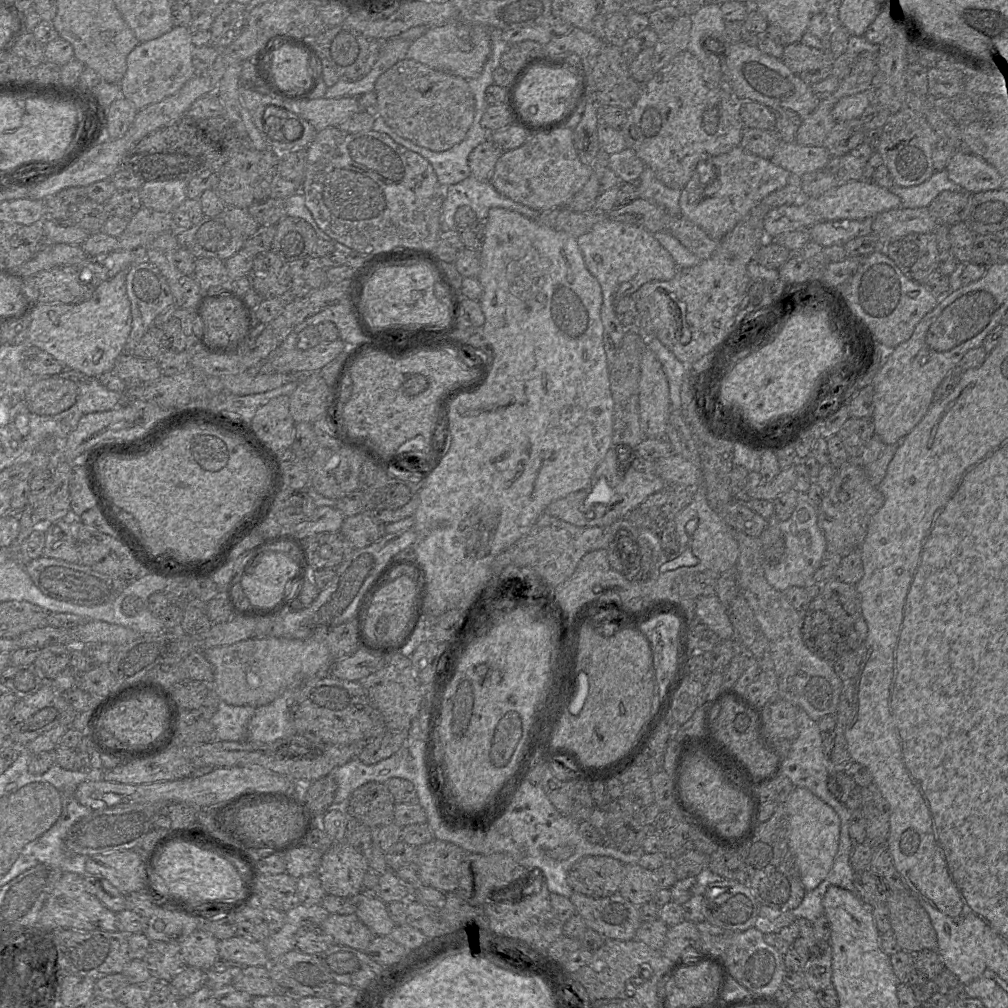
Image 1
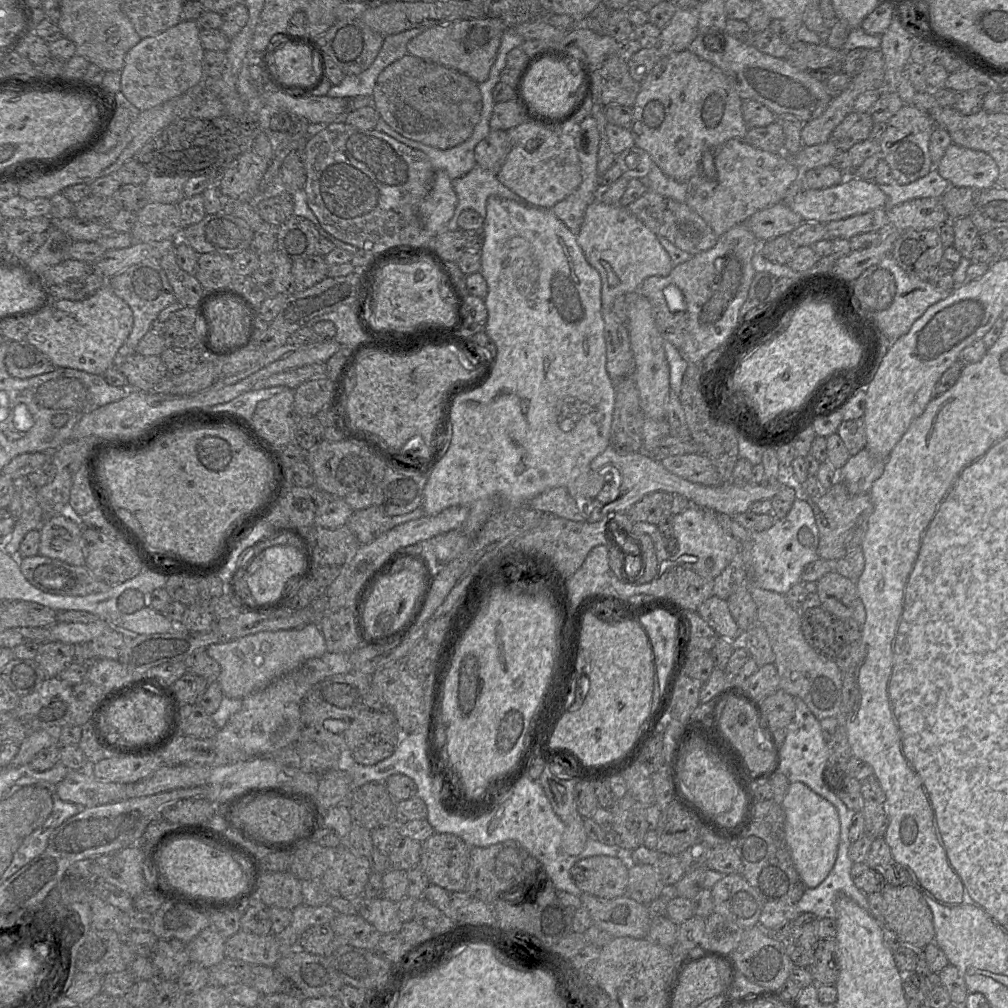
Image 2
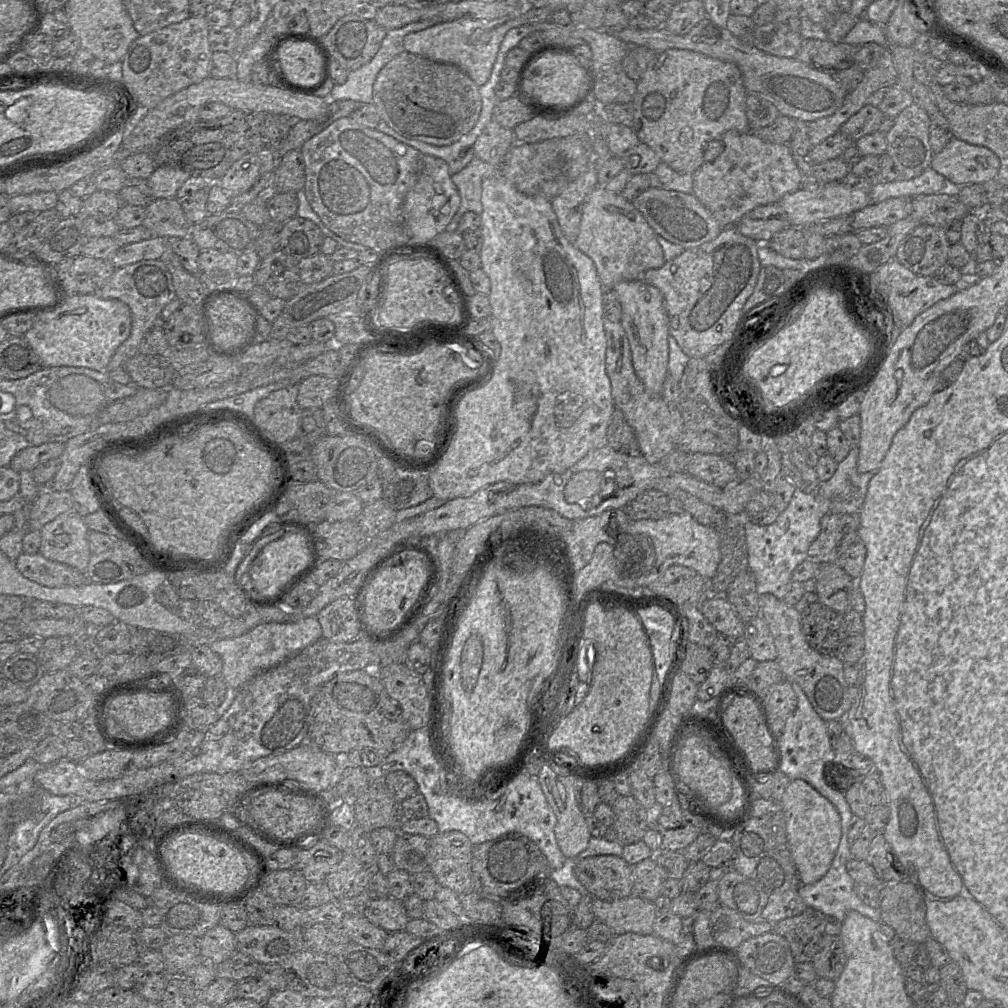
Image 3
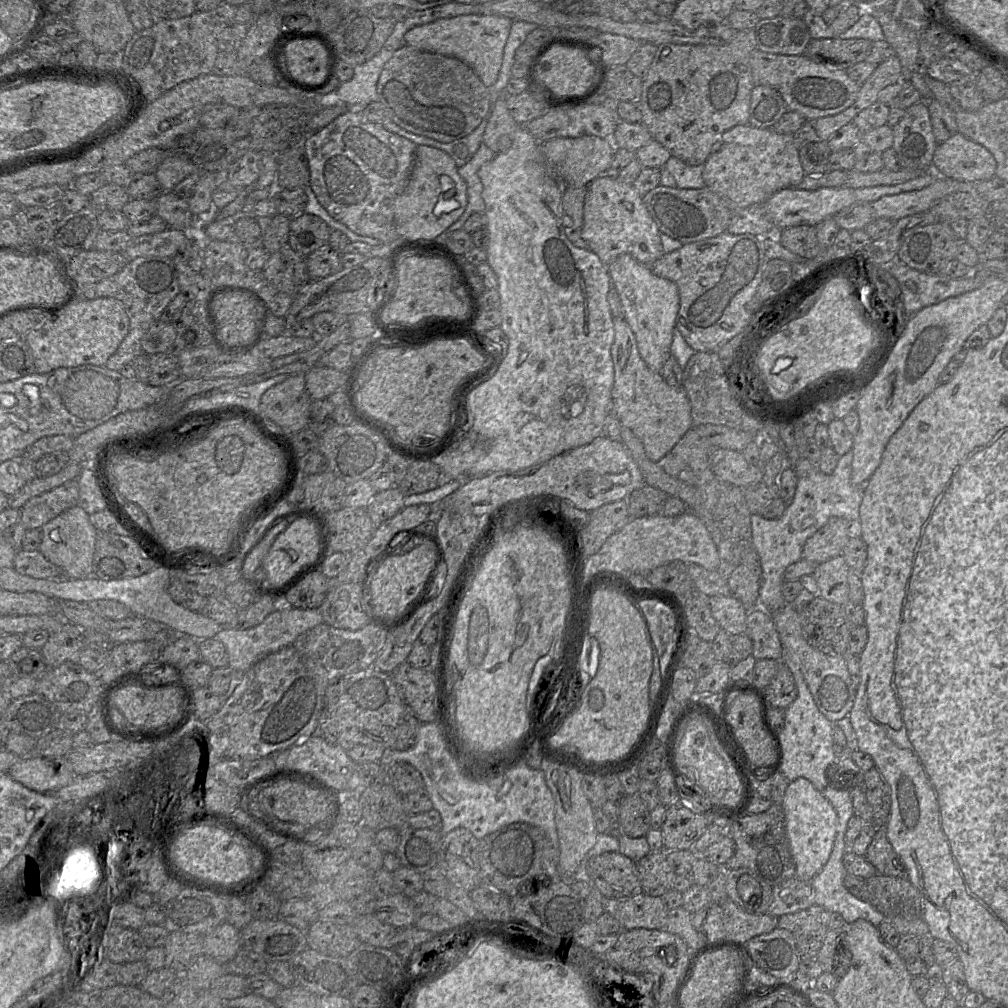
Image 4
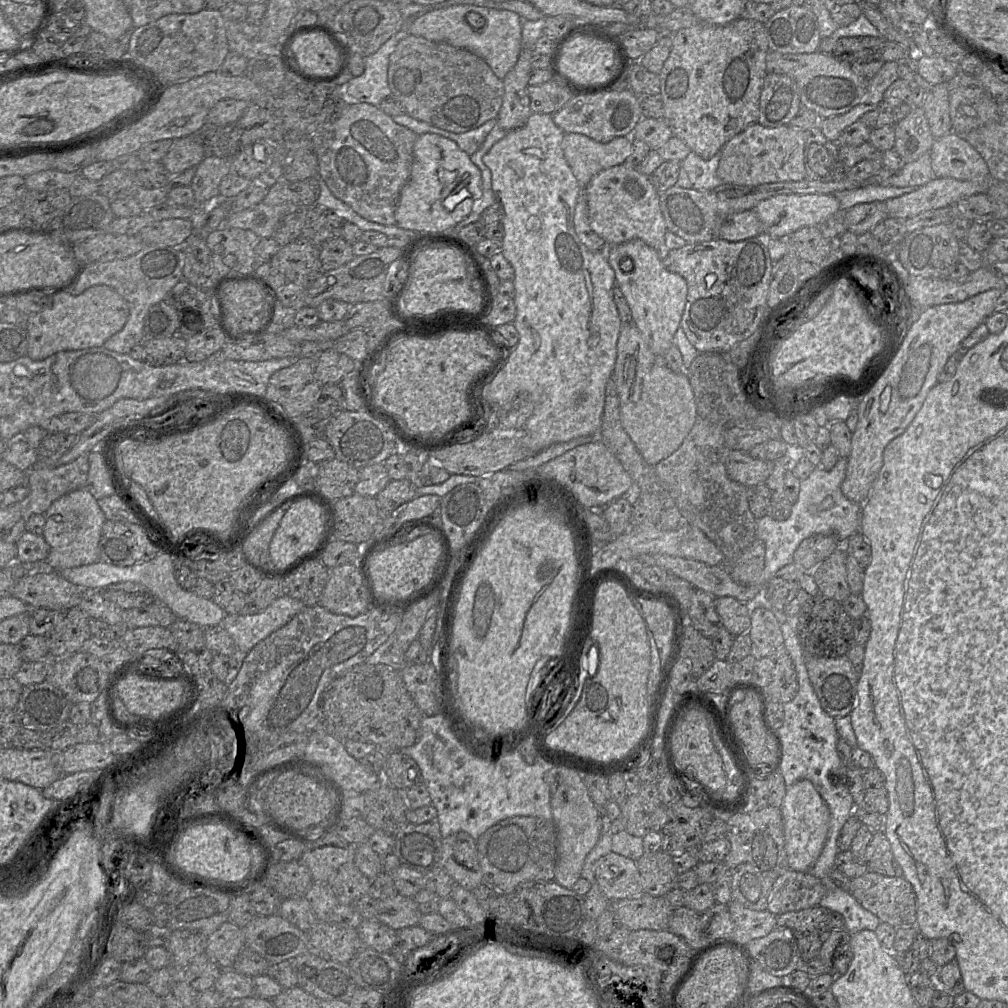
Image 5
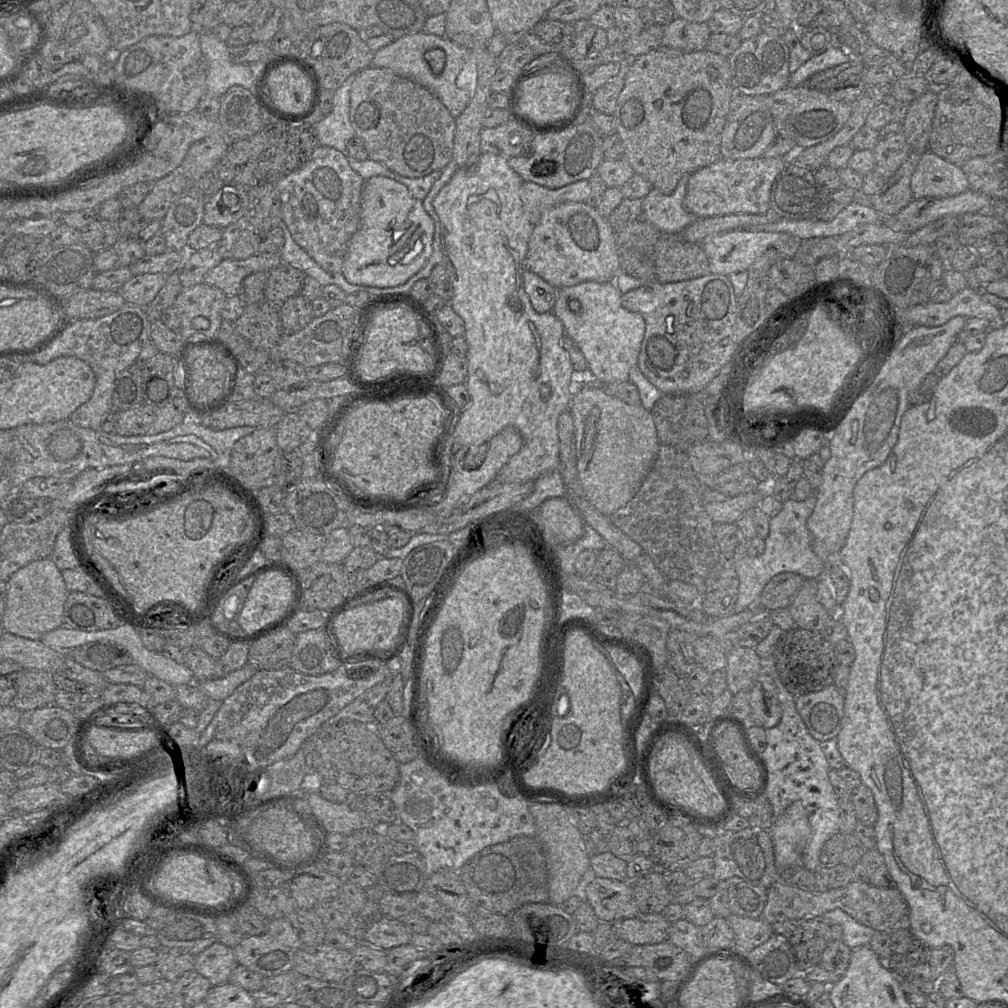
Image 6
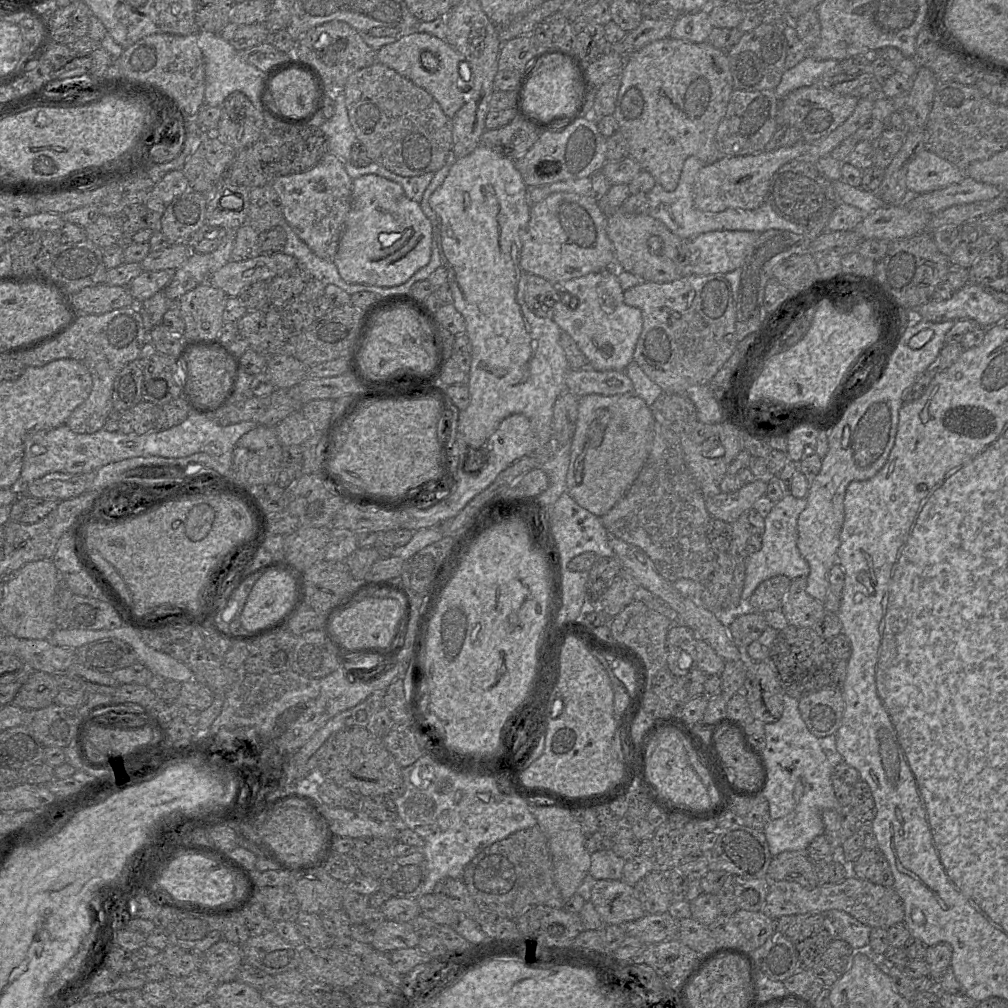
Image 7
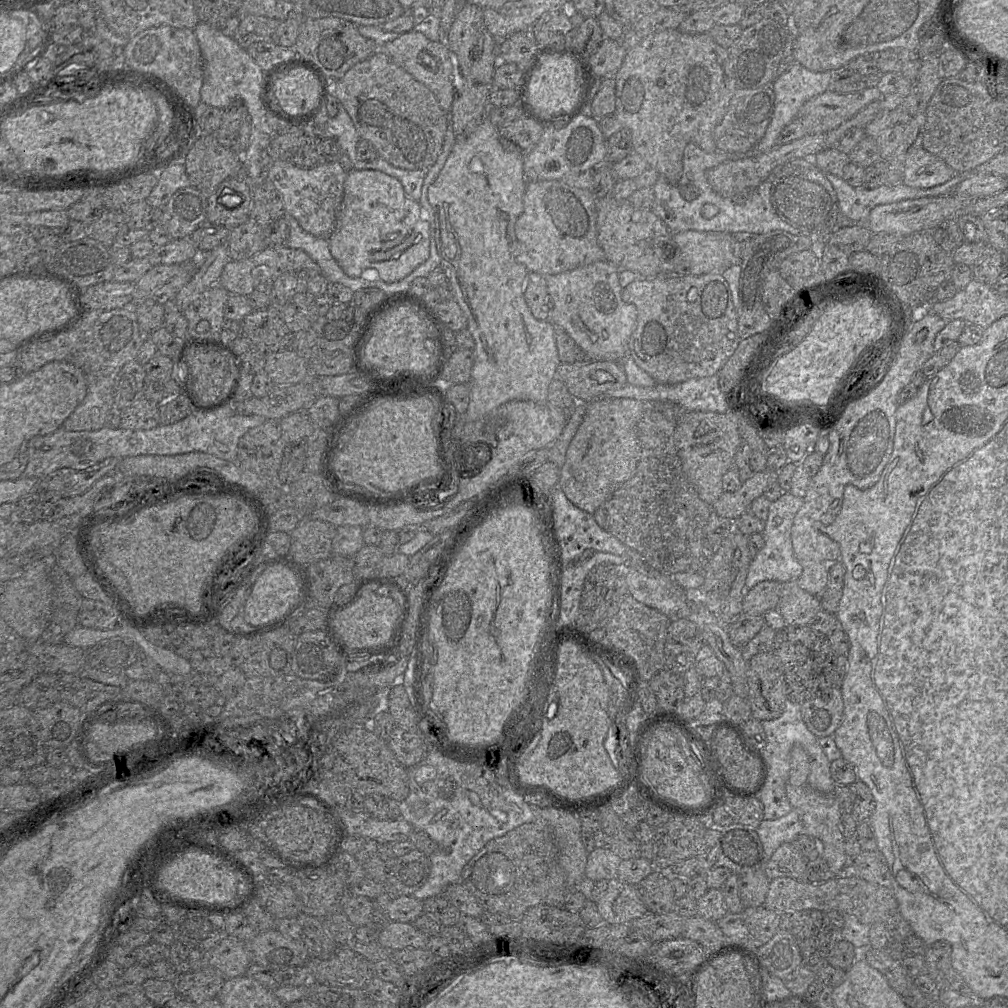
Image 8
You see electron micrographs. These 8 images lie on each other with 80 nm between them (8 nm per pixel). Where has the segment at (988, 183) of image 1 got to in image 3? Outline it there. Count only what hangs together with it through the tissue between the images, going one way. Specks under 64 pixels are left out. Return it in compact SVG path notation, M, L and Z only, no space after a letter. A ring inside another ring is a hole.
M953 137L939 153L933 155L930 167L956 187L962 187L995 179L1000 161L987 147L973 145Z

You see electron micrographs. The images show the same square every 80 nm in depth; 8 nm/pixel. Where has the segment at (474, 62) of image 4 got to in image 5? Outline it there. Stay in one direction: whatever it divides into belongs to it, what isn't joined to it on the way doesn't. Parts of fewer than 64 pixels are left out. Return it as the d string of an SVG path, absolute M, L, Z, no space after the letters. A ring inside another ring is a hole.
M451 4L427 12L411 24L408 33L468 50L485 60L495 75L503 79L519 59L524 19L508 9L485 7L480 8L475 4Z

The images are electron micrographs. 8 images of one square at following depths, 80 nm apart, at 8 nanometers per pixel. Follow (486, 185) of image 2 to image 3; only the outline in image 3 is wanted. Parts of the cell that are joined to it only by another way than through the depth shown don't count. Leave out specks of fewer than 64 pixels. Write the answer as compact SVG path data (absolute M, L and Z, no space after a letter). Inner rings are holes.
M474 157L461 171L452 175L452 181L458 190L461 203L444 231L456 231L460 218L468 211L473 211L481 216L483 211L482 182L486 178L499 175L502 175L501 167L490 165L477 157Z

